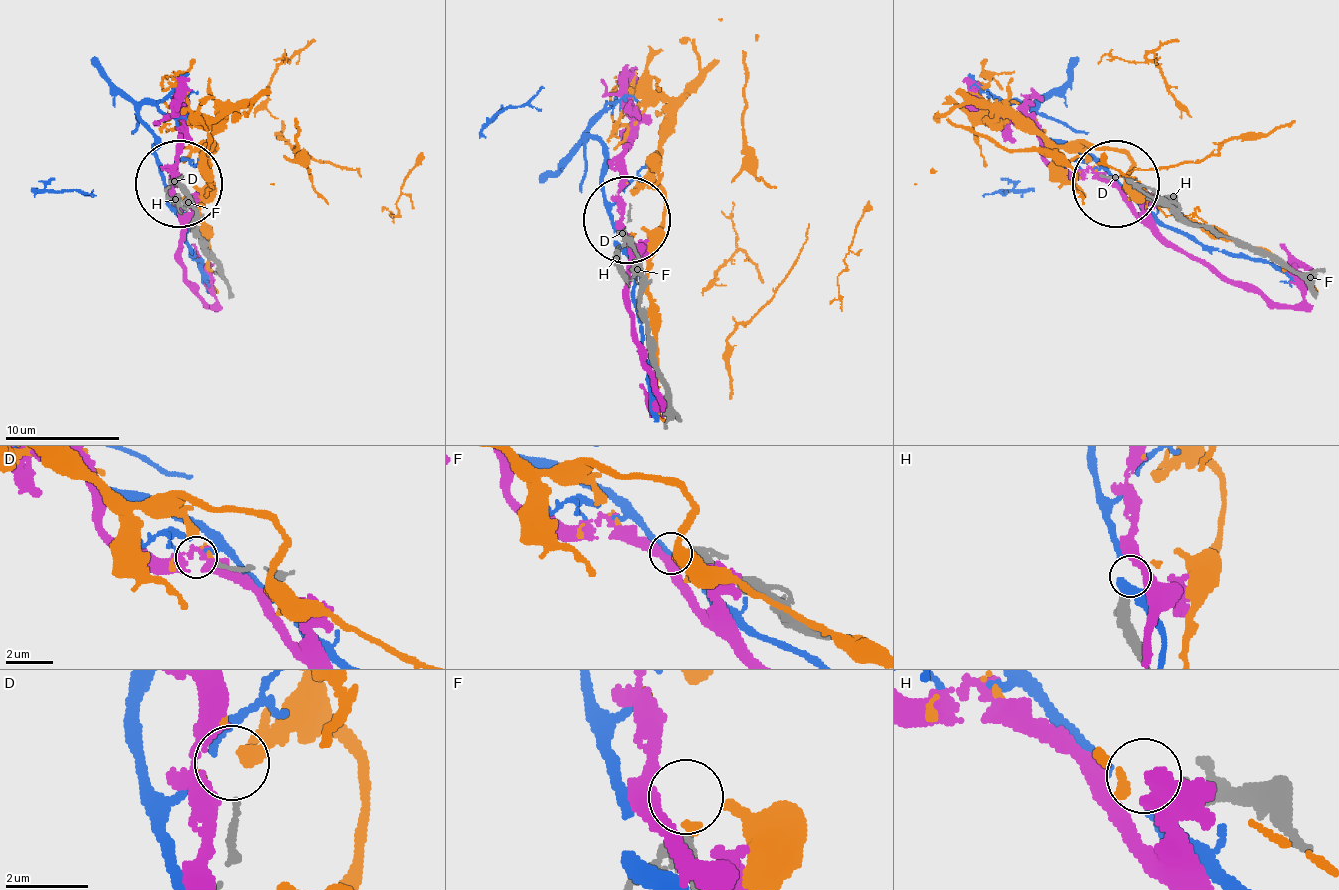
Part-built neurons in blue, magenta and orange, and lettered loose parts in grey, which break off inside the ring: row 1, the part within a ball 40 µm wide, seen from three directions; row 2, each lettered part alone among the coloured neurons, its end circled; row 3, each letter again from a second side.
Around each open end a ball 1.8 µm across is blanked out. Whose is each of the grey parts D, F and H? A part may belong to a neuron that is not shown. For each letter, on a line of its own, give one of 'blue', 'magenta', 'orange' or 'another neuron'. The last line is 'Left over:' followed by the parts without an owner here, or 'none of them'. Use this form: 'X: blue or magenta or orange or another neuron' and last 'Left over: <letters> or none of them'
D: orange
F: another neuron
H: magenta
Left over: F

